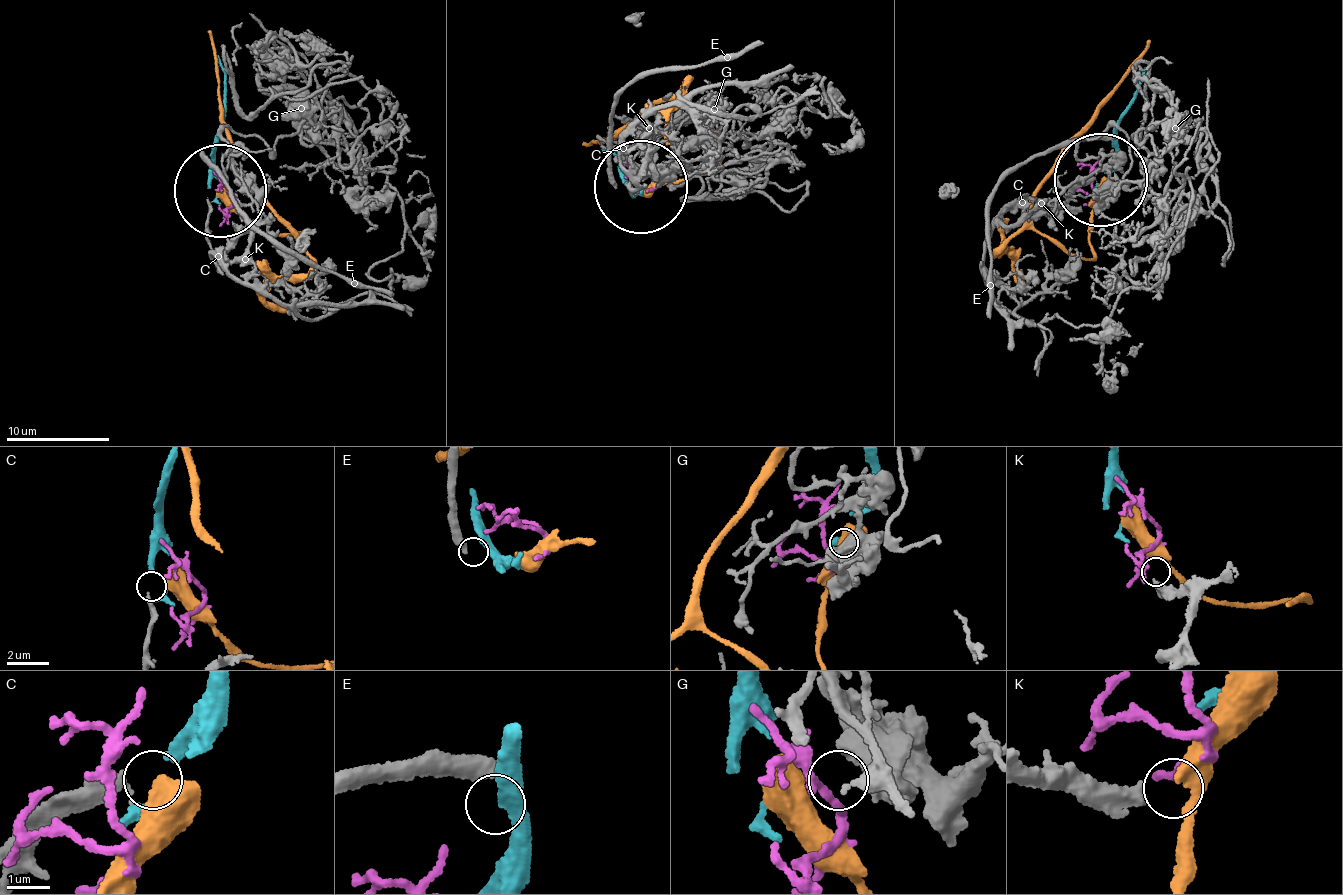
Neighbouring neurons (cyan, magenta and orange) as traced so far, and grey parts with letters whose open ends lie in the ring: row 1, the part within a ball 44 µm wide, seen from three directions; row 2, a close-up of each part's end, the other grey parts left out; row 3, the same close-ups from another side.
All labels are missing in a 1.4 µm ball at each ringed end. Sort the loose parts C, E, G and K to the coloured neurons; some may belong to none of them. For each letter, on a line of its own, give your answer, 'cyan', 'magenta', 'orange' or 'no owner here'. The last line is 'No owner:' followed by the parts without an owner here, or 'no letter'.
C: cyan
E: no owner here
G: magenta
K: no owner here
No owner: E, K

